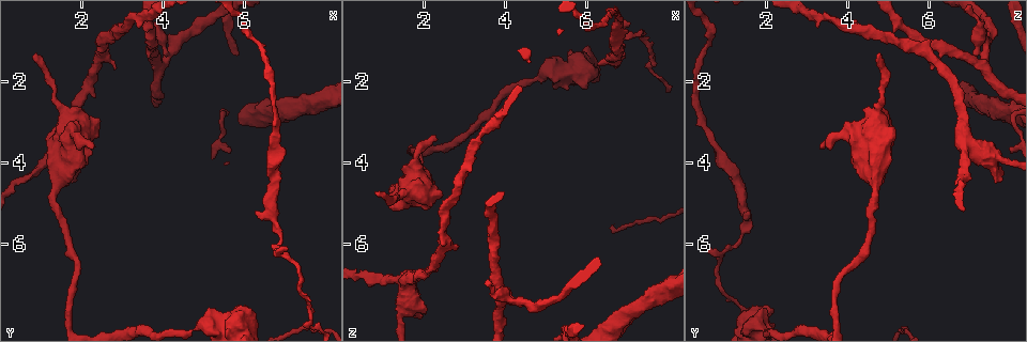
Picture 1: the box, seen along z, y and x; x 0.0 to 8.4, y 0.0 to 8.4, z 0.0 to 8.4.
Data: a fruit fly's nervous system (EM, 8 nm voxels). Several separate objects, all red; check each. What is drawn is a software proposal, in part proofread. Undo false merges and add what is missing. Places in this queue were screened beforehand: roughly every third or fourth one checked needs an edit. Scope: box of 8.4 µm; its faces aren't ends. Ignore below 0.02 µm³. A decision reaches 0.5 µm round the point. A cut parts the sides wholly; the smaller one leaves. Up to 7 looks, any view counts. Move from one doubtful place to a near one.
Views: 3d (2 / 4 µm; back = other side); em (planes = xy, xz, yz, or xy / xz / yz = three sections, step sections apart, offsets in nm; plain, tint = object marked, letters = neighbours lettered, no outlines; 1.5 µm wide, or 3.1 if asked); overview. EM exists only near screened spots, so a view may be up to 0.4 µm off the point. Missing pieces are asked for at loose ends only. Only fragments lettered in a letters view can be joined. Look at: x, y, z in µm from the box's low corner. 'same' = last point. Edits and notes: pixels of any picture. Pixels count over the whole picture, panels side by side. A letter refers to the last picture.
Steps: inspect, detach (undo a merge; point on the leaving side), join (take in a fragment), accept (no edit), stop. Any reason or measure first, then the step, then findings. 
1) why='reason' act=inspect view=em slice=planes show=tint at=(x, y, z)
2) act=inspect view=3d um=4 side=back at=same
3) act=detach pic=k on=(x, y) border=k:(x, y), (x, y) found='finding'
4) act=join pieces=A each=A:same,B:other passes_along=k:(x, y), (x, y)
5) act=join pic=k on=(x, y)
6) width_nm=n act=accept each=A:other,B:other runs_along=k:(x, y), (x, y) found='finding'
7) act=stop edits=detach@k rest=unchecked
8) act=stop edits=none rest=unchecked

act=inspect view=3d um=4 at=(4.00, 0.95, 7.25)

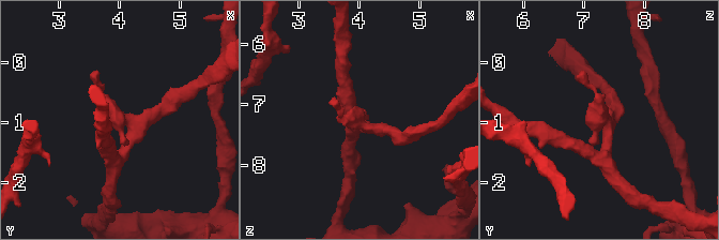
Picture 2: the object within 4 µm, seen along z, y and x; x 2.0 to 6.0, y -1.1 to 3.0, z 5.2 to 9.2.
why='shape alone is not enough' act=inspect view=em slice=planes show=tint at=(3.95, 1.00, 7.20)

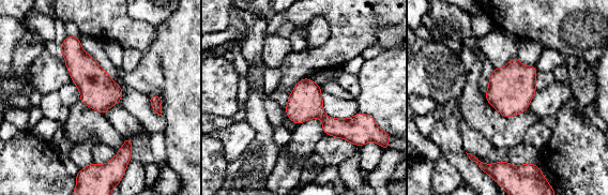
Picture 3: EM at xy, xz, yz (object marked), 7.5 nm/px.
why='what lies round it' act=inspect view=em slice=planes show=letters at=same

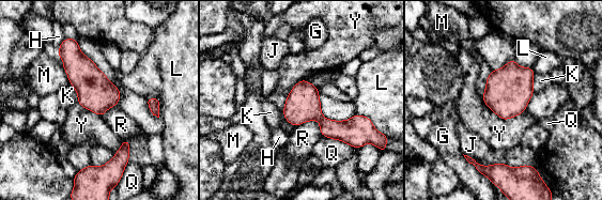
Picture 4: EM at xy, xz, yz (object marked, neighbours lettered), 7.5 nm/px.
act=accept each=G:other,H:other,J:other,K:other,L:other,M:other,Q:other,R:other,Y:other border=4:(304, 79), (283, 108), (293, 126) found='one cell here'

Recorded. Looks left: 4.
why='thin end' act=inspect view=3d um=2 side=back at=(0.85, 1.35, 4.75)

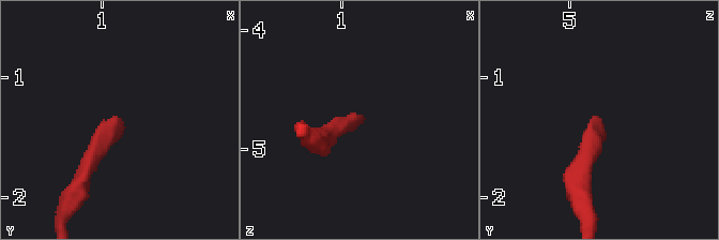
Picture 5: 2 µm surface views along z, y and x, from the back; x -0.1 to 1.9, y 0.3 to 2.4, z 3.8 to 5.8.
act=inspect view=em slice=planes show=plain at=(0.88, 1.32, 4.78)

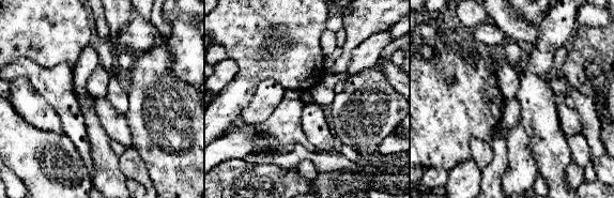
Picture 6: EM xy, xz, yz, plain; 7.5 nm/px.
why='what lies round it' act=inspect view=em slice=planes show=letters at=same

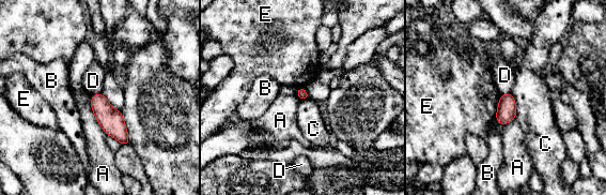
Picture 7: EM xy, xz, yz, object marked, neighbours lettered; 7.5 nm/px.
act=accept each=A:other,B:other,C:other,D:other,E:other border=7:(509, 91), (500, 96) found='none of them fits'

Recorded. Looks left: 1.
act=stop edits=none rest=unchecked

